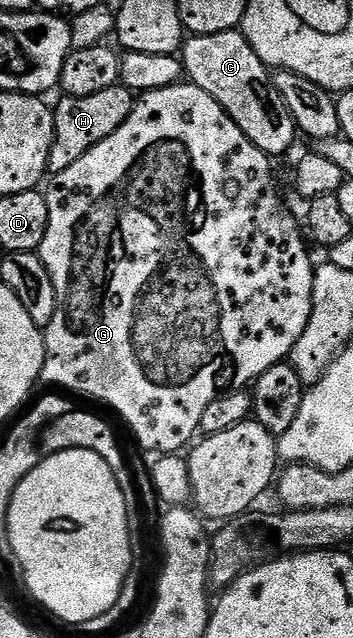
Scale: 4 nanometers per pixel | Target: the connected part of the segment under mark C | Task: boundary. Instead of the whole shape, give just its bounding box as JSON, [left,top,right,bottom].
[182,31,298,156]

